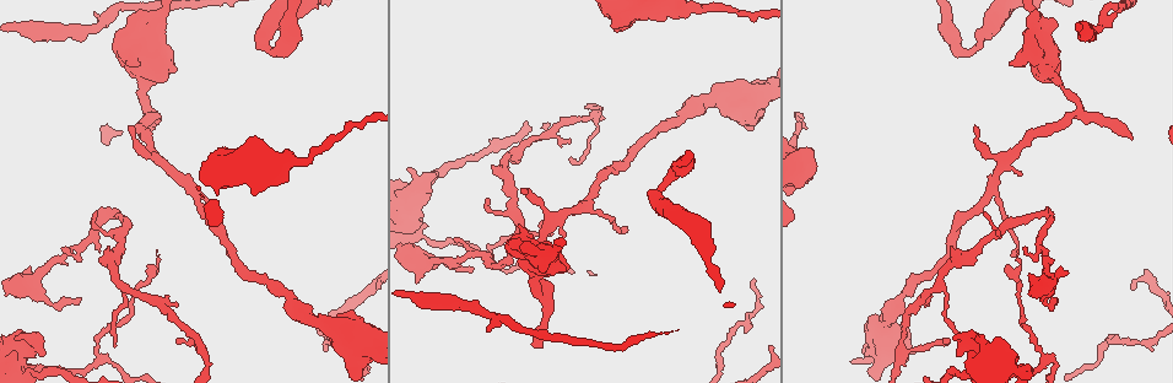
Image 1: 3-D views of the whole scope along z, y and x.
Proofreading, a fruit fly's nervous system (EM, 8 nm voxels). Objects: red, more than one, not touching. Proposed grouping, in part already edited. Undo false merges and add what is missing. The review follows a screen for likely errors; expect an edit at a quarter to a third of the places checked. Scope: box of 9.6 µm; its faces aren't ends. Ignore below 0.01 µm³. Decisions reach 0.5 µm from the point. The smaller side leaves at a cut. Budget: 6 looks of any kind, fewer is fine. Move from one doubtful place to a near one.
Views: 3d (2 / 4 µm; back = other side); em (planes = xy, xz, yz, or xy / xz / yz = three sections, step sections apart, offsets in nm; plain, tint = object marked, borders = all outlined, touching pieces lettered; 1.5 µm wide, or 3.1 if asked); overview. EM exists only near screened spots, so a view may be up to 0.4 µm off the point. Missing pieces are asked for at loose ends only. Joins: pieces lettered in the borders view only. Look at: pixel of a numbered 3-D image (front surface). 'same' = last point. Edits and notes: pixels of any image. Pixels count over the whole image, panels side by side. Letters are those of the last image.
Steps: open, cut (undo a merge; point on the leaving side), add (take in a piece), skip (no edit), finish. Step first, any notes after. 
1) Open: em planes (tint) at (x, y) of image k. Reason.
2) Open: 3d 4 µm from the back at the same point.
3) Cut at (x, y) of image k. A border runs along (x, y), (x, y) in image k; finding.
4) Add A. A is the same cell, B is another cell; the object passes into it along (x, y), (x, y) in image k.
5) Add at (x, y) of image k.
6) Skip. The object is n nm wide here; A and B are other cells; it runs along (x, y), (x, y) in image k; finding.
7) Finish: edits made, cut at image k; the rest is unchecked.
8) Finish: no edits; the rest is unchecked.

Open: em planes (tint) at (959, 355) of image 1. Free end.

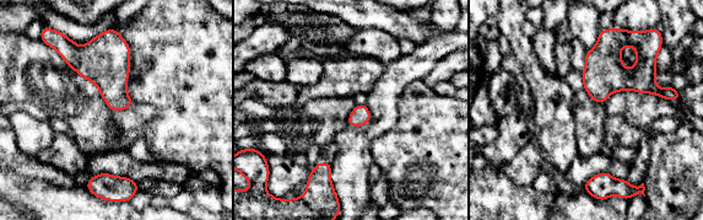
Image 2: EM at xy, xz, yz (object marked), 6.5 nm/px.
Open: em planes (borders) at the same point. See the neighbours.

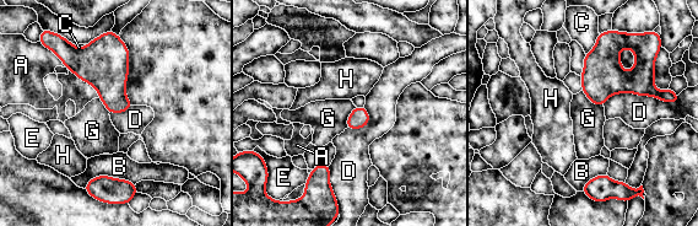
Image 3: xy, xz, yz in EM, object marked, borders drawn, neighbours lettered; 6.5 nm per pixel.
Skip. The longest contact is with D, 420 nm; A, B, C, D, E, G and H are other cells; none of them fits.

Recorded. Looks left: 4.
Open: em planes (borders) at (416, 282) of image 1. Thick end.

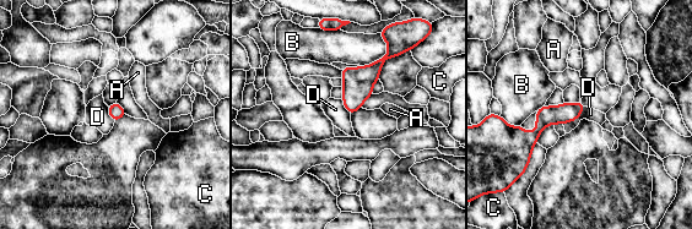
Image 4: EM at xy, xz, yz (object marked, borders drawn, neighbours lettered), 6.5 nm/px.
Skip. A, B, C and D are other cells; it runs along (580, 105), (531, 136), (515, 131) in image 4; no lettered piece goes on from it.

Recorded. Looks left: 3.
Open: 3d 2 µm at (541, 346) of image 1. Free end.

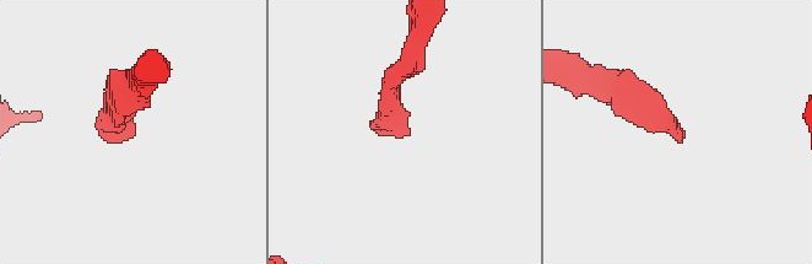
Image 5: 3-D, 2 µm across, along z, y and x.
Open: em xy step 4 (borders) at (409, 131) of image 5.

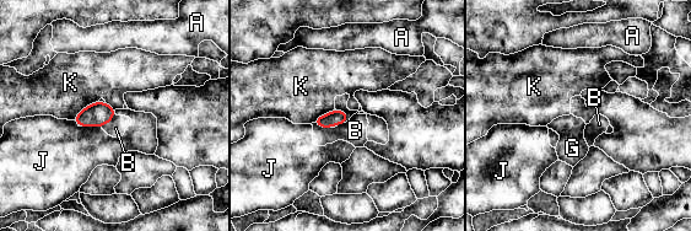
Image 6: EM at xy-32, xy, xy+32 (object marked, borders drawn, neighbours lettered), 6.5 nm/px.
Open: em xz step 8 (borders) at the same point.

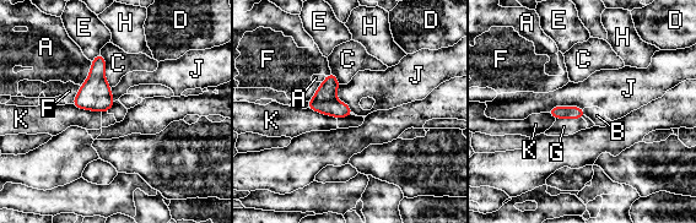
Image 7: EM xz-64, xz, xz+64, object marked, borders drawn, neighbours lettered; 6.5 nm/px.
Add G. G is the same cell, A, B, C, D, E, F, H, J and K are other cells; the object passes into it along (555, 112), (568, 117), (564, 126) in image 7; it goes on there.

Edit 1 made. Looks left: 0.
Finish: edits made, add at image 7; the rest is unchecked.

